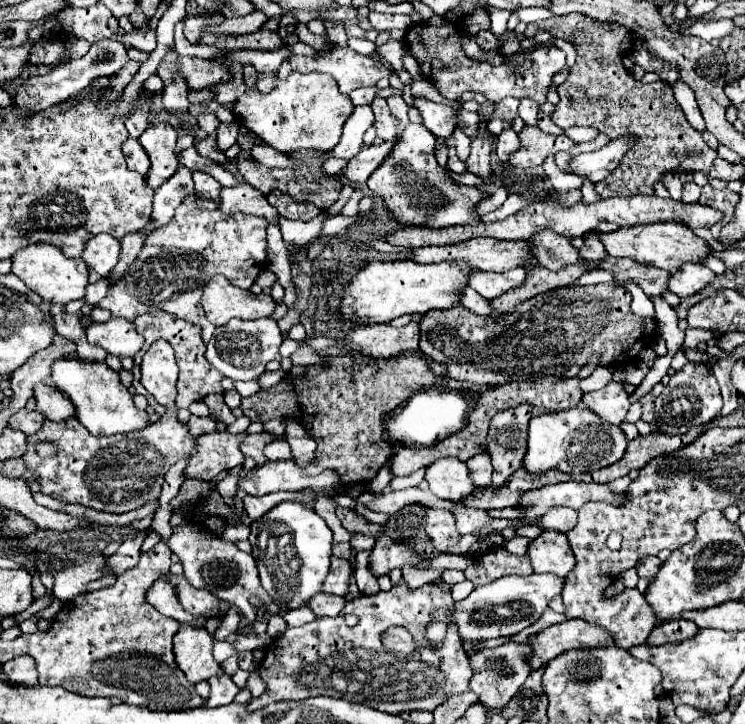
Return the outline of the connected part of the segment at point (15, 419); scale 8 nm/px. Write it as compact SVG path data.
M22 408L20 412L16 412L10 420L8 420L8 426L10 428L18 428L20 432L24 432L26 436L32 436L34 432L38 432L42 428L42 422L44 422L44 416L40 412L28 412L26 408Z

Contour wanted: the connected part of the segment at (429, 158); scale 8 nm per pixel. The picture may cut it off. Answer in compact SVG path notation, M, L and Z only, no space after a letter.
M408 124L398 134L396 146L388 158L368 178L368 188L372 194L384 200L392 220L402 226L446 228L480 224L482 218L476 214L476 208L482 200L490 198L490 194L484 186L464 186L452 180L448 176L448 168L436 162L434 144L436 138L430 130L426 130L422 124Z

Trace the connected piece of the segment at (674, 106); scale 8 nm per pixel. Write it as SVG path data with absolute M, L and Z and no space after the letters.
M566 14L552 20L540 22L538 26L530 24L528 30L534 32L546 30L552 36L562 36L578 46L576 64L570 68L564 84L558 86L560 102L552 120L560 128L568 126L592 126L611 139L620 136L638 136L638 142L626 152L618 170L614 170L606 180L594 184L594 190L600 198L610 196L634 196L634 194L654 194L654 182L666 172L686 172L702 170L708 172L714 162L714 152L702 140L702 134L696 132L684 118L682 108L678 106L672 86L668 82L638 82L624 66L622 56L630 54L634 38L628 28L622 26L604 26L584 14Z

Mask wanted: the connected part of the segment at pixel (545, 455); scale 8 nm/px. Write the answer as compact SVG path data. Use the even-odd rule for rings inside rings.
M588 408L538 414L530 420L528 452L526 452L524 468L528 472L544 472L558 466L562 472L570 472L570 474L592 472L618 462L626 450L626 444L628 440L618 426L606 424L604 420L600 420L600 416L596 416Z

